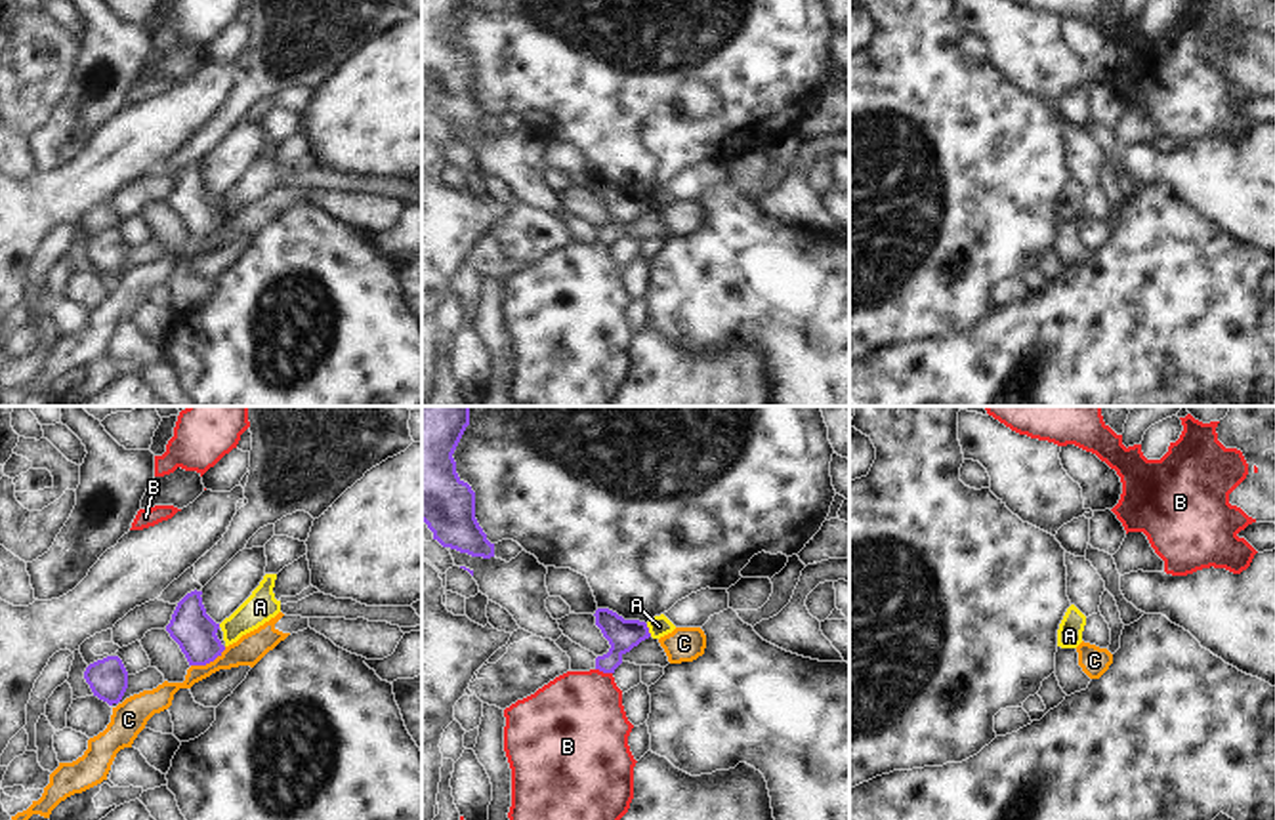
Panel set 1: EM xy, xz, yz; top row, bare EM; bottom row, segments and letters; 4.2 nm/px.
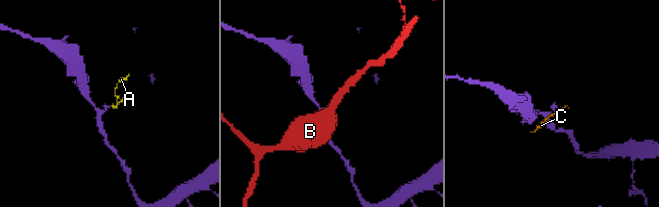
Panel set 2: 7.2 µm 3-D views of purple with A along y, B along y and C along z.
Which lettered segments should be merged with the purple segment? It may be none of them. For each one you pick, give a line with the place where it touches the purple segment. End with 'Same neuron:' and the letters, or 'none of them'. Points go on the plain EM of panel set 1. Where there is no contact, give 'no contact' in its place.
Same neuron: none of them

